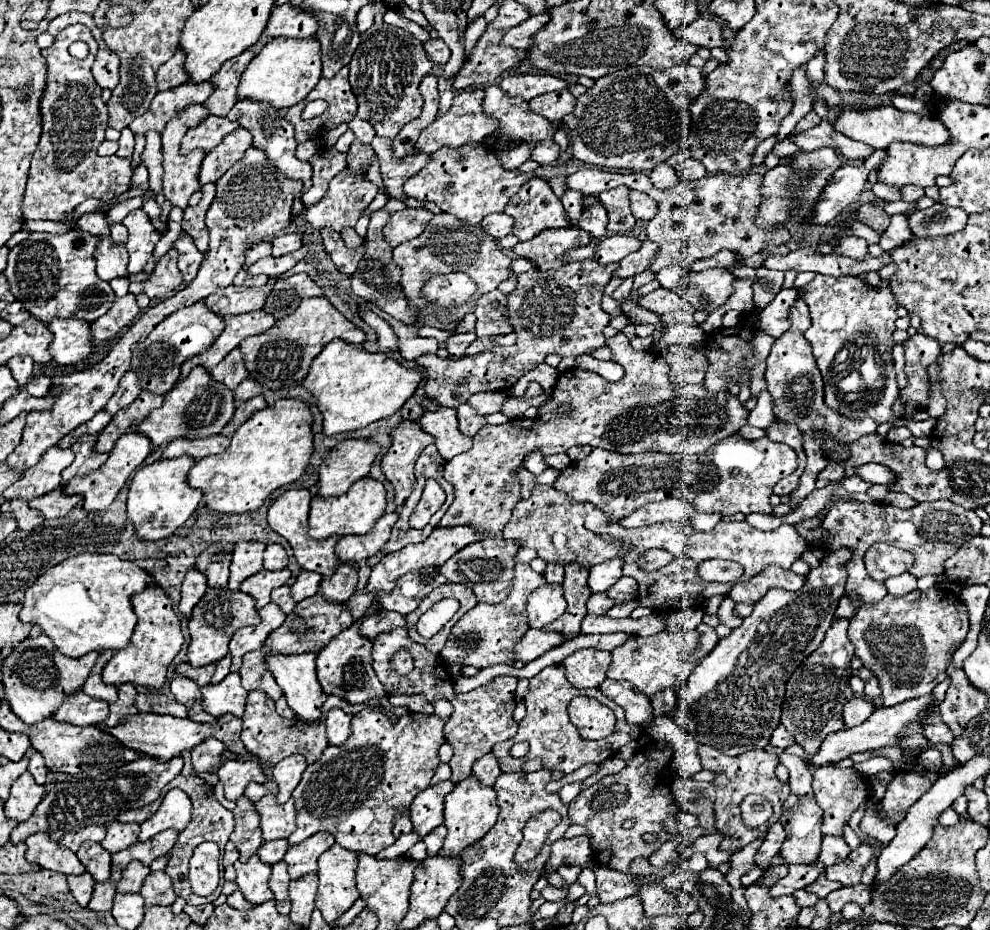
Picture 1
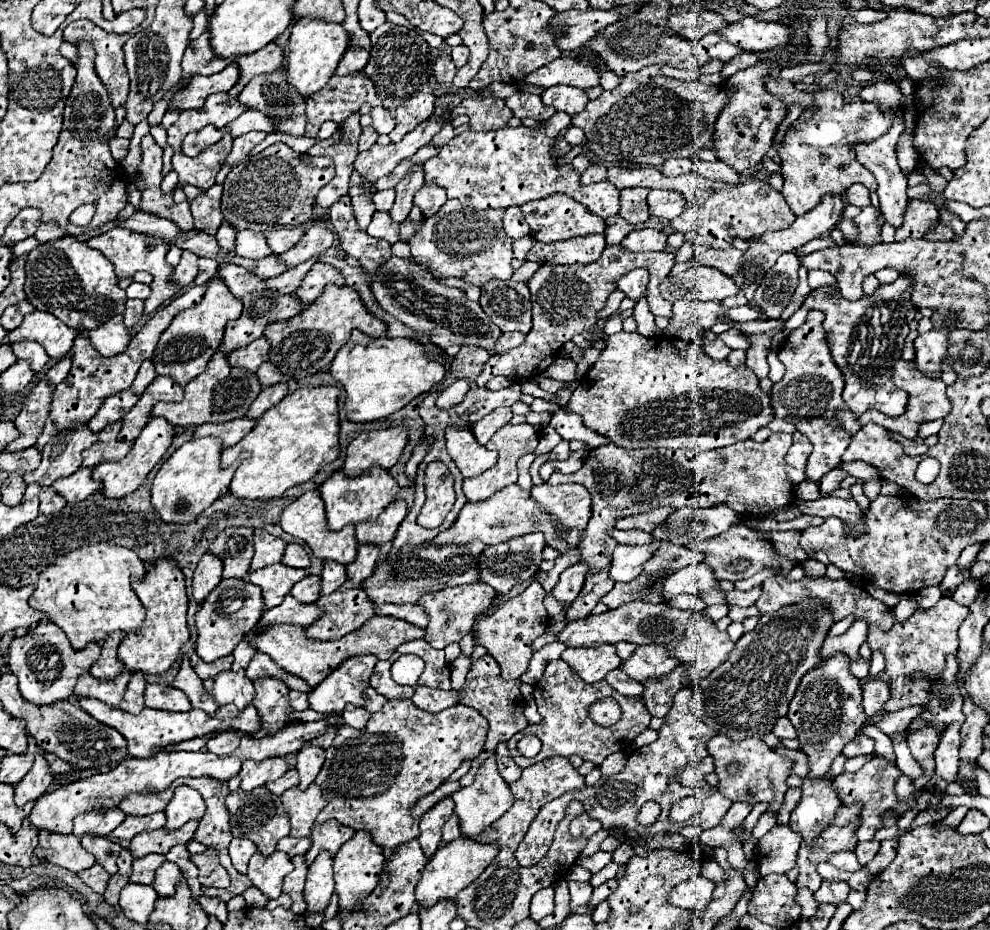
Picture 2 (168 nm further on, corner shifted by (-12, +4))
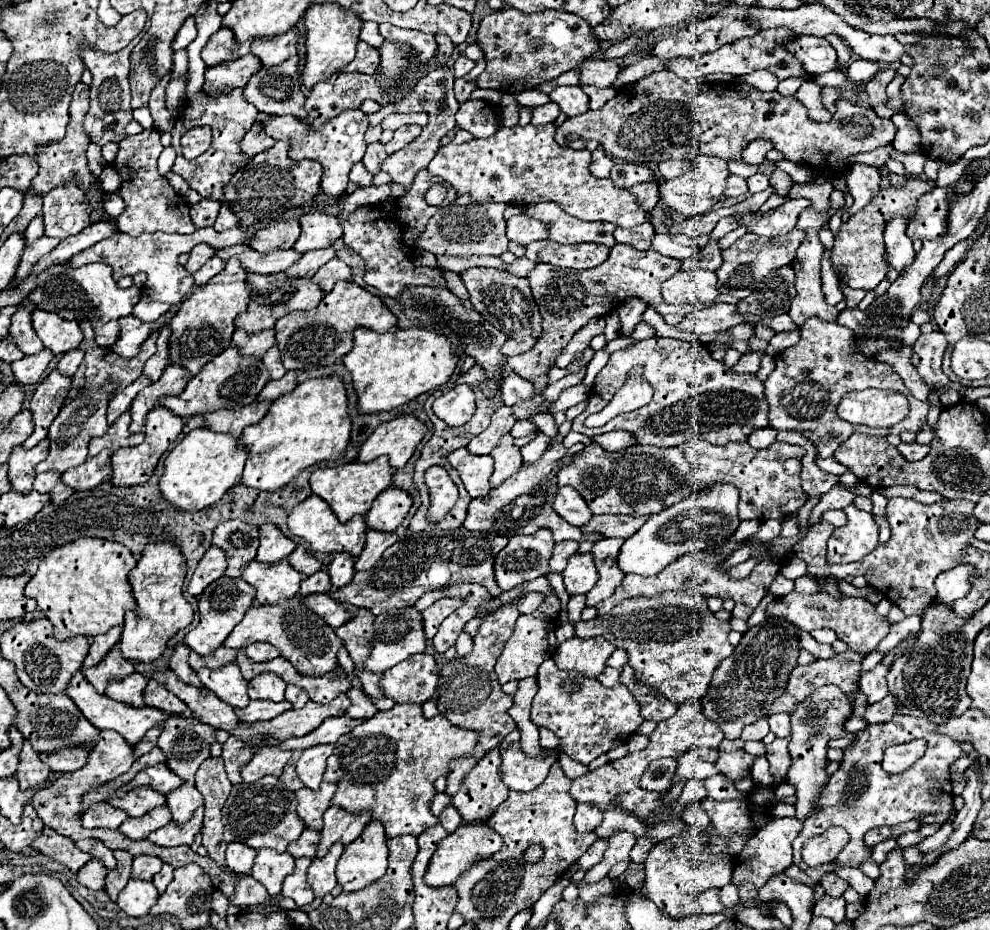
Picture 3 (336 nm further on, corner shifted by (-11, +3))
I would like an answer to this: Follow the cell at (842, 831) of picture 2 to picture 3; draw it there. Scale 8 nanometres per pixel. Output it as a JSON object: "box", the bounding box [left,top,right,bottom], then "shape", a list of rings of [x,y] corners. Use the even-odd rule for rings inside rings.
{"box":[792,715,962,881],"shape":[[[896,715],[894,721],[882,723],[882,725],[868,725],[866,729],[856,733],[856,739],[844,749],[844,757],[840,761],[838,771],[830,777],[828,785],[824,787],[824,797],[820,797],[820,813],[816,817],[808,817],[804,821],[804,829],[800,835],[792,841],[794,849],[794,865],[806,871],[814,881],[820,881],[820,877],[828,871],[834,871],[834,865],[820,865],[820,867],[808,867],[802,861],[802,845],[806,839],[820,835],[832,825],[846,827],[850,841],[842,849],[842,855],[836,859],[836,865],[852,865],[860,867],[866,859],[870,859],[870,849],[864,843],[864,835],[870,829],[884,827],[884,825],[898,825],[902,821],[918,821],[922,825],[926,823],[946,823],[950,811],[954,809],[954,795],[952,795],[952,783],[950,783],[950,765],[962,755],[960,743],[952,741],[952,737],[944,737],[934,733],[936,725],[926,719],[916,719],[908,715]],[[912,739],[926,739],[928,749],[922,761],[914,763],[908,771],[900,775],[890,775],[882,769],[882,755],[886,747],[906,743]]]}

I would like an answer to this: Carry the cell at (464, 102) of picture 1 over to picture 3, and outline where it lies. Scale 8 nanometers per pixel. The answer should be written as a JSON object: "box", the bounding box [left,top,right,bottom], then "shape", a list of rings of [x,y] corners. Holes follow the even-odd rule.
{"box":[456,101,502,137],"shape":[[[466,101],[456,113],[456,123],[460,129],[472,133],[474,137],[490,137],[502,127],[500,111],[486,101]]]}

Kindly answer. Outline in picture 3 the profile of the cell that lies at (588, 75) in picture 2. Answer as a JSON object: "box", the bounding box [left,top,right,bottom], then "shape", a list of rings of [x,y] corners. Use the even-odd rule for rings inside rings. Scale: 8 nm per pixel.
{"box":[578,59,626,87],"shape":[[[588,59],[578,65],[580,69],[580,85],[594,85],[594,87],[612,87],[618,73],[626,65],[618,65],[608,59]]]}

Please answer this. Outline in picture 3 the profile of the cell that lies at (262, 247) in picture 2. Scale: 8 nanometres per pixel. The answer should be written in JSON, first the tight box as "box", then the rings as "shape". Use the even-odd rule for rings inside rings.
{"box":[68,227,248,323],"shape":[[[212,227],[206,229],[196,229],[192,235],[176,235],[176,233],[154,233],[154,235],[140,235],[140,237],[132,237],[128,233],[118,233],[116,237],[108,237],[96,245],[92,245],[90,249],[84,249],[84,253],[78,253],[74,257],[70,257],[68,265],[72,267],[80,267],[80,265],[88,265],[88,263],[106,263],[112,267],[112,277],[118,281],[120,277],[126,275],[136,275],[138,271],[144,271],[148,275],[144,287],[142,287],[142,299],[136,303],[132,315],[138,317],[144,323],[152,323],[158,317],[162,317],[170,305],[176,305],[184,299],[184,295],[192,289],[192,275],[186,273],[186,269],[178,263],[178,255],[182,253],[190,253],[190,249],[198,243],[212,243],[218,249],[222,247],[230,247],[230,245],[238,245],[238,243],[246,243],[248,237],[244,233],[242,227],[234,227],[228,231],[214,231]]]}

